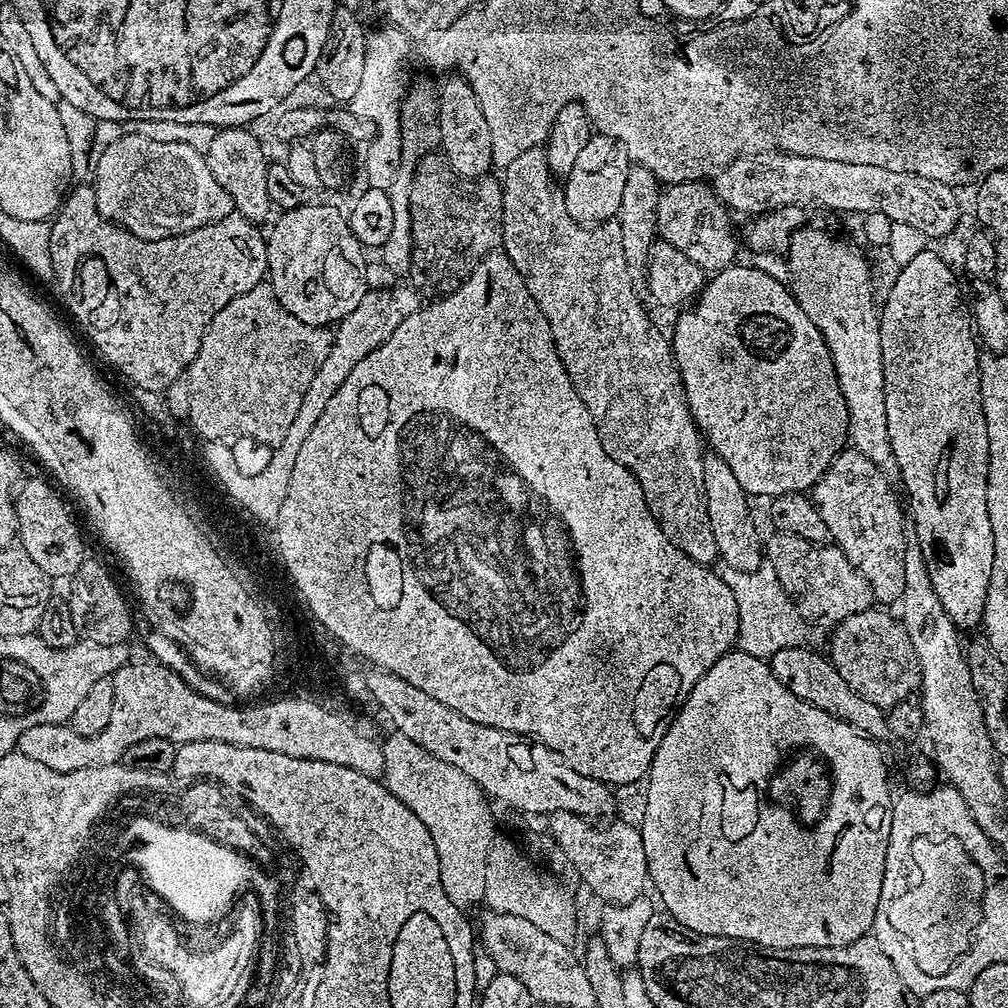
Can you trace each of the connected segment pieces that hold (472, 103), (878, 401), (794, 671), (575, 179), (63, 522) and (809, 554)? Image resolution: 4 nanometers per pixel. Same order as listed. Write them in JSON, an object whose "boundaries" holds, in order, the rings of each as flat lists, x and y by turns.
{"boundaries":[[[462,78,448,80,438,88,438,138,442,140,442,155,459,176,484,178,493,171,492,135,486,114,474,90]],[[796,232,792,236,792,241,788,244,788,276,790,281,790,291,792,297,802,306,806,313,806,318,818,326,822,338,826,342,826,350,830,350,830,358,834,362,834,370,838,378,838,386,842,390,842,398,846,400,846,410,848,411,848,439,851,447,870,458,874,466,878,466,880,473,886,477,889,482,899,481,900,471,898,470,898,460,894,458,894,446,890,446,890,438,886,430,886,400,884,398,884,375,882,374,882,334,880,333,880,308,872,301,872,272,868,269,868,262,863,254,859,252,852,244,847,244,844,240,839,240,836,236,831,236,828,232]],[[803,646,778,650,770,658,772,673,778,678,778,682,782,682,786,690,790,690,792,696,800,699,801,704,814,706,817,712,825,712,830,714,833,720,841,720,854,726,854,730,871,736,873,741,883,741,888,736,888,718,885,709,874,706,874,702,866,702,866,698,850,690,850,686,846,686,842,674,838,674,831,659,823,651,820,652]],[[599,134,592,135,562,186,570,216,585,226,602,224,619,217,622,194,626,194,626,178,632,167,634,161,617,140]],[[26,480,19,485,14,496,19,547,24,548,26,554,30,554,30,558,34,558,34,562,38,562,38,566,42,566,48,576,71,578,86,558,84,536,71,510,64,505,65,497,51,483,48,485,44,480]],[[773,531,771,535,772,537,769,540,767,537,766,540,766,562,774,570,782,590,786,590,786,594,799,610,801,621,809,620,812,624,835,626,850,618,850,614,858,614,862,610,873,607,872,591,866,578,862,578,862,574,850,562,850,558,846,558,843,550,835,544,806,542,806,538,798,538,798,534,789,532]]]}

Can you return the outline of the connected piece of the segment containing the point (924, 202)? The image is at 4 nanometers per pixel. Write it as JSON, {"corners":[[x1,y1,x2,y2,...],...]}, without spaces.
{"corners":[[779,150,739,156,715,173,710,183,716,197,728,209,744,216,756,216,752,218,794,206,820,206,830,212,873,212,886,214,894,224,914,226,925,238,950,235,960,220,960,204,947,184,935,184,909,172,861,166,859,162,838,162,834,158,810,158]]}

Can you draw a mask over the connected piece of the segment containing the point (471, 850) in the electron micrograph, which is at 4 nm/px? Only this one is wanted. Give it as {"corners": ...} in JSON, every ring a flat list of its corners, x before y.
{"corners":[[393,731,391,735,382,744,383,783,399,800,406,802,406,806,410,806,410,810,414,810,426,825,426,830,430,830,434,850,438,850,442,890,446,890,446,898,450,898,454,906,469,910,484,899,488,855,492,841,498,836,496,824,492,821,493,805,474,778,462,774,458,766,450,766,450,762,442,762,442,758,434,758,434,754,430,754,430,750,422,750,418,742,410,742,406,734]]}

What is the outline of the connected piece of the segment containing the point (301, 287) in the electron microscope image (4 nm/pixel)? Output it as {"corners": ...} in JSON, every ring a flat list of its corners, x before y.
{"corners":[[305,202,279,213,280,221,267,233,268,276,276,297,298,322,328,328,339,325,370,290,366,280,364,245,354,238,348,217,332,204]]}

